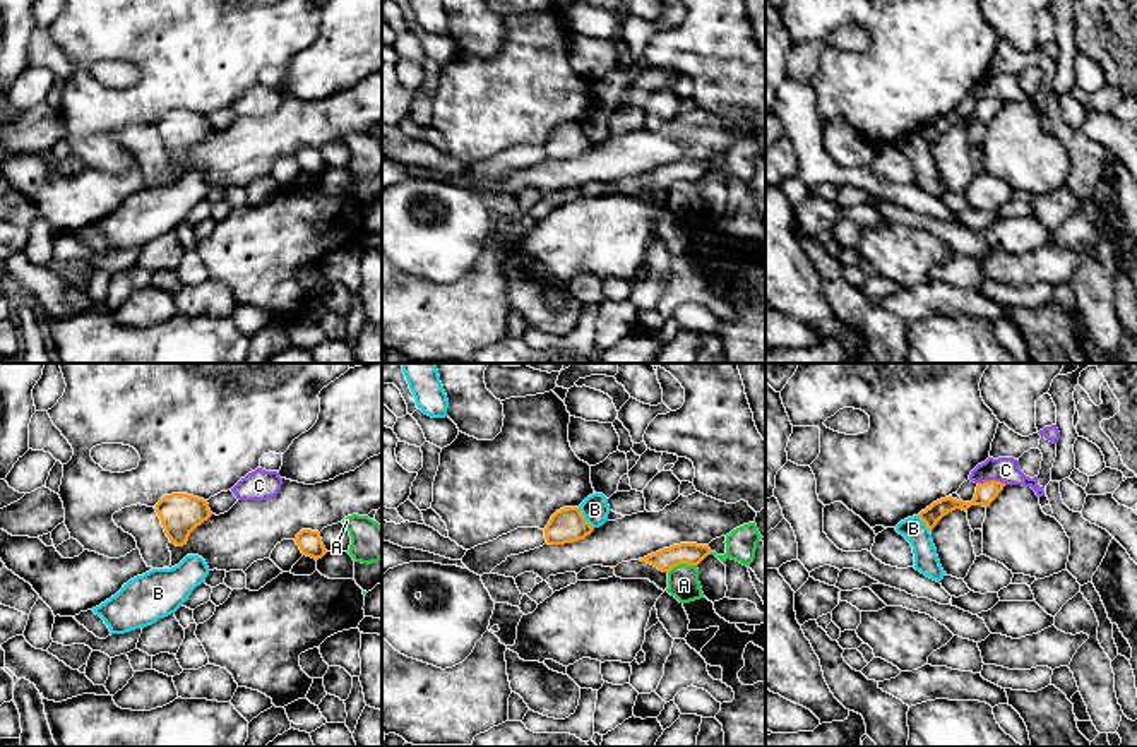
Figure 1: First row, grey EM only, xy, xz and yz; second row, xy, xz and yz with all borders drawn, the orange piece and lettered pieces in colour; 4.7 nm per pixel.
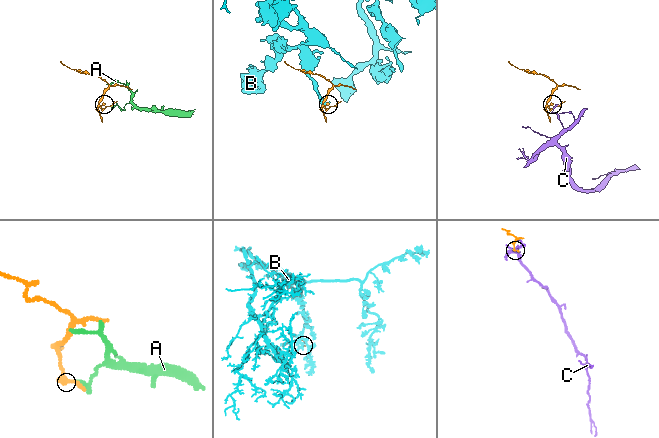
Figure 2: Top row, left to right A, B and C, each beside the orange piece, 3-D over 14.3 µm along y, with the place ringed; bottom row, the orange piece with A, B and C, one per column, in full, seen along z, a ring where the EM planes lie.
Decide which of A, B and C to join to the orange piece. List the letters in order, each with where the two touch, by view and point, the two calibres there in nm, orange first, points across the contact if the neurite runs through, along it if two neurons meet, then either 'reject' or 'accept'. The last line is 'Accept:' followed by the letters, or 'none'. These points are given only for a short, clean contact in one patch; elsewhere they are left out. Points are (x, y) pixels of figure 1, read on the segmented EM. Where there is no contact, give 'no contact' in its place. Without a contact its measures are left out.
A: xz (682, 562) | 110/150 nm | reject
B: xz (583, 518) | 160/130 nm | along xz (577, 507), (593, 528) | reject
C: yz (992, 480) | 100/120 nm | along yz (978, 482), (1000, 480), (1006, 484) | reject
Accept: none

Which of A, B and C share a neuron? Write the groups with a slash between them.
A C / B

